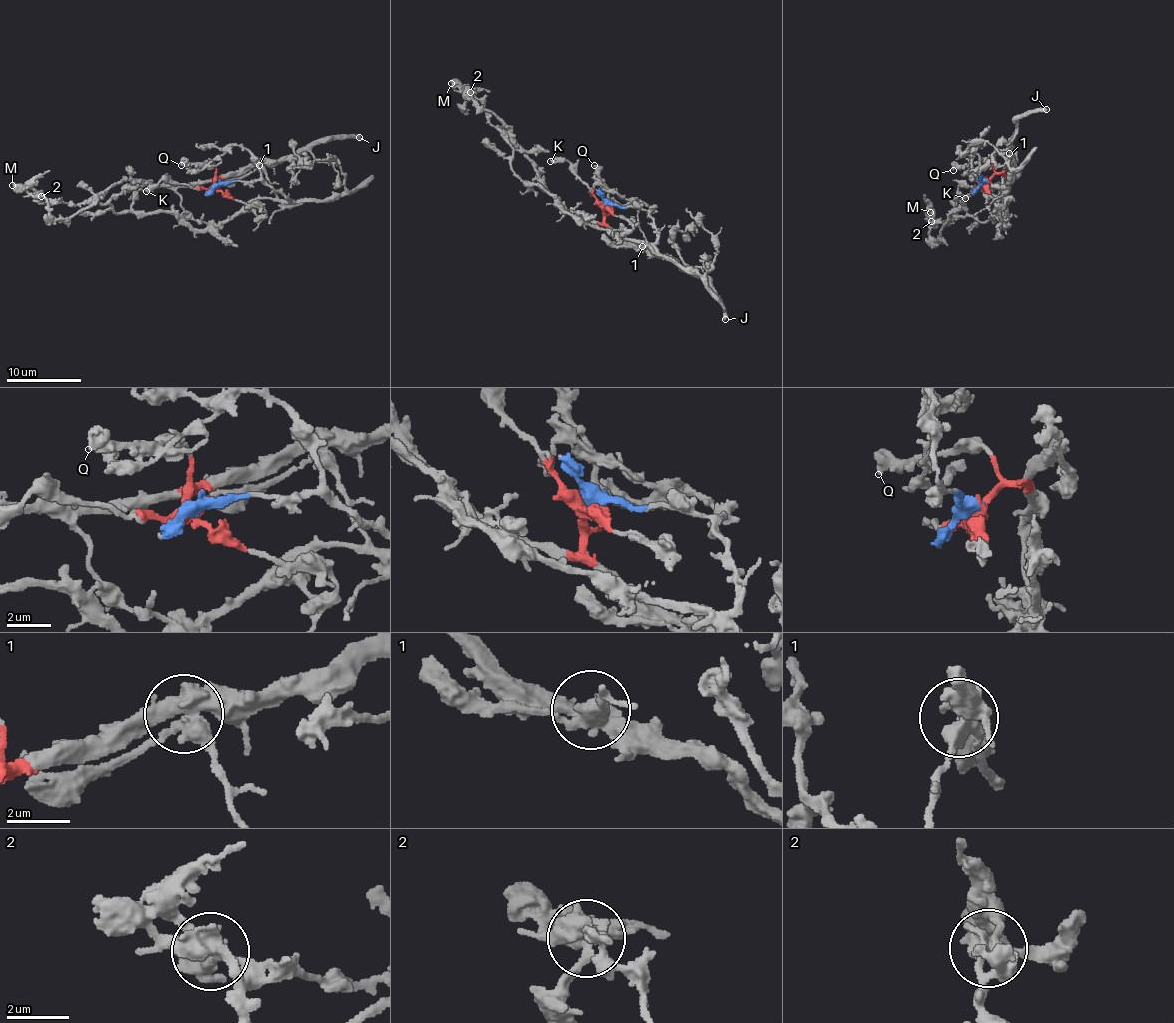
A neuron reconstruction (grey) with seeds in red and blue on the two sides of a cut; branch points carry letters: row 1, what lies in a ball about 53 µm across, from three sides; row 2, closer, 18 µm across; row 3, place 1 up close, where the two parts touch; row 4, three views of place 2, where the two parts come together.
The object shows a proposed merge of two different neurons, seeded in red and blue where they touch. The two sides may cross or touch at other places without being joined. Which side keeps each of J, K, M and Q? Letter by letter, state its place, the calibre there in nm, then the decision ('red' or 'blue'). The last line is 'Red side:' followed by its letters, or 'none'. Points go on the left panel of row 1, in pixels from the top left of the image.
J: at (359, 137); 440 nm thick; red
K: at (146, 191); 460 nm thick; red
M: at (12, 185); 460 nm thick; red
Q: at (181, 165); 240 nm thick; red
Red side: J, K, M, Q

